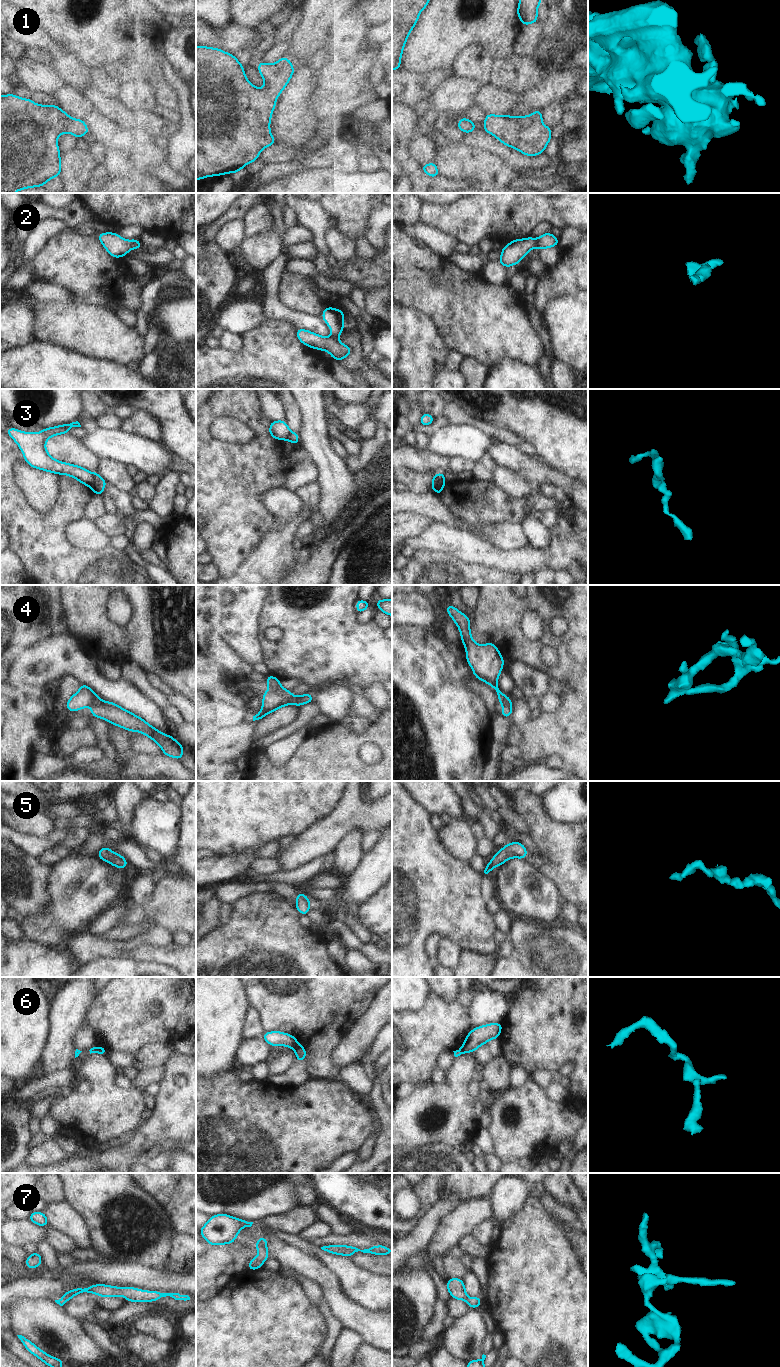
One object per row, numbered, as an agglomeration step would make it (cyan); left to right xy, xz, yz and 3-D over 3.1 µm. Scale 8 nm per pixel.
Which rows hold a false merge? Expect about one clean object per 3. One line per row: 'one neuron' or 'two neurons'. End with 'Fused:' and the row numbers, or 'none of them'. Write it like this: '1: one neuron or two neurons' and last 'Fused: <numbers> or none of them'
1: one neuron
2: two neurons
3: two neurons
4: two neurons
5: one neuron
6: two neurons
7: two neurons
Fused: 2, 3, 4, 6, 7

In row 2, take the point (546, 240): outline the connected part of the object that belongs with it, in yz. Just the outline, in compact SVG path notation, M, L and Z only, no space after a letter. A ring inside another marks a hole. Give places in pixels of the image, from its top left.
M551 232L542 234L537 240L538 249L547 249L550 247L555 247L558 244L559 239L554 236Z

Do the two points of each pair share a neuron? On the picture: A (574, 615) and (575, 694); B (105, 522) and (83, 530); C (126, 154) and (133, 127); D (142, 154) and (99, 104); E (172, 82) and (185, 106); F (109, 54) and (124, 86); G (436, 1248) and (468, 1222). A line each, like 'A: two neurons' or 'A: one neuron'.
A: one neuron
B: two neurons
C: two neurons
D: two neurons
E: one neuron
F: two neurons
G: one neuron

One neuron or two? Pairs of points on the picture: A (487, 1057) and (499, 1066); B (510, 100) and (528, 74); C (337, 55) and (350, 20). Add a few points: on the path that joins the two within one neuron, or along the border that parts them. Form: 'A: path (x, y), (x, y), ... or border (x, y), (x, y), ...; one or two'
A: border (502, 1055), (493, 1058), (485, 1065); two
B: border (492, 85), (522, 96); two
C: path (340, 46), (350, 34), (350, 29); one

